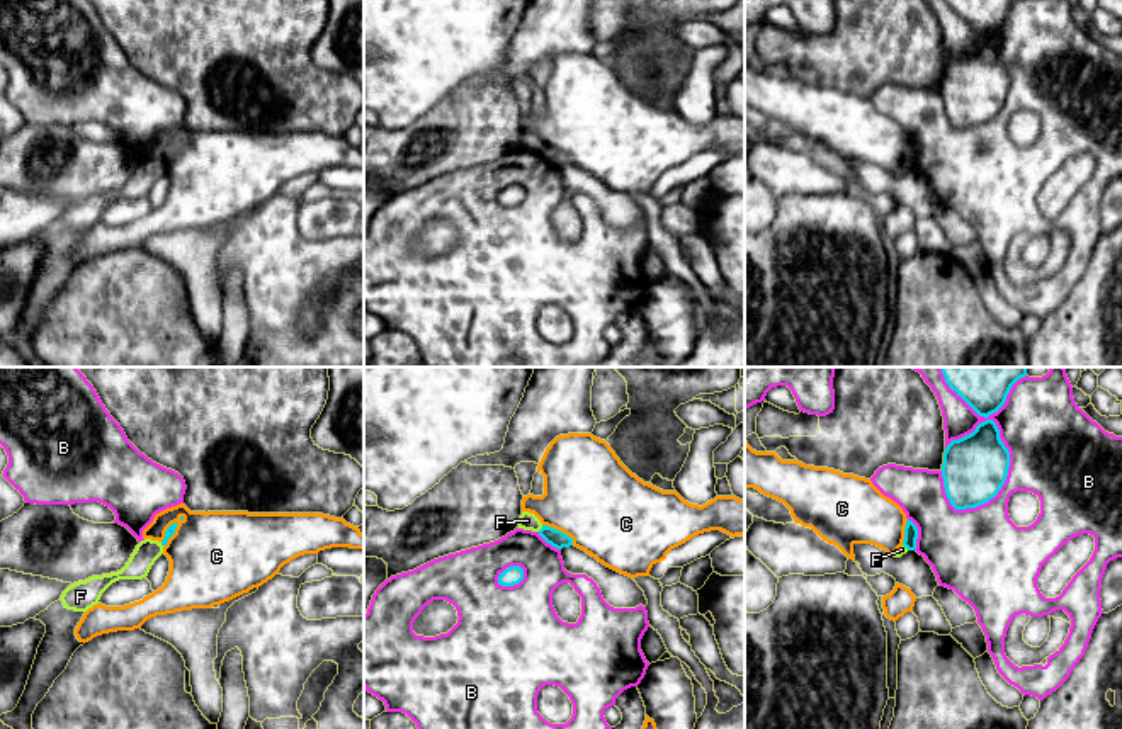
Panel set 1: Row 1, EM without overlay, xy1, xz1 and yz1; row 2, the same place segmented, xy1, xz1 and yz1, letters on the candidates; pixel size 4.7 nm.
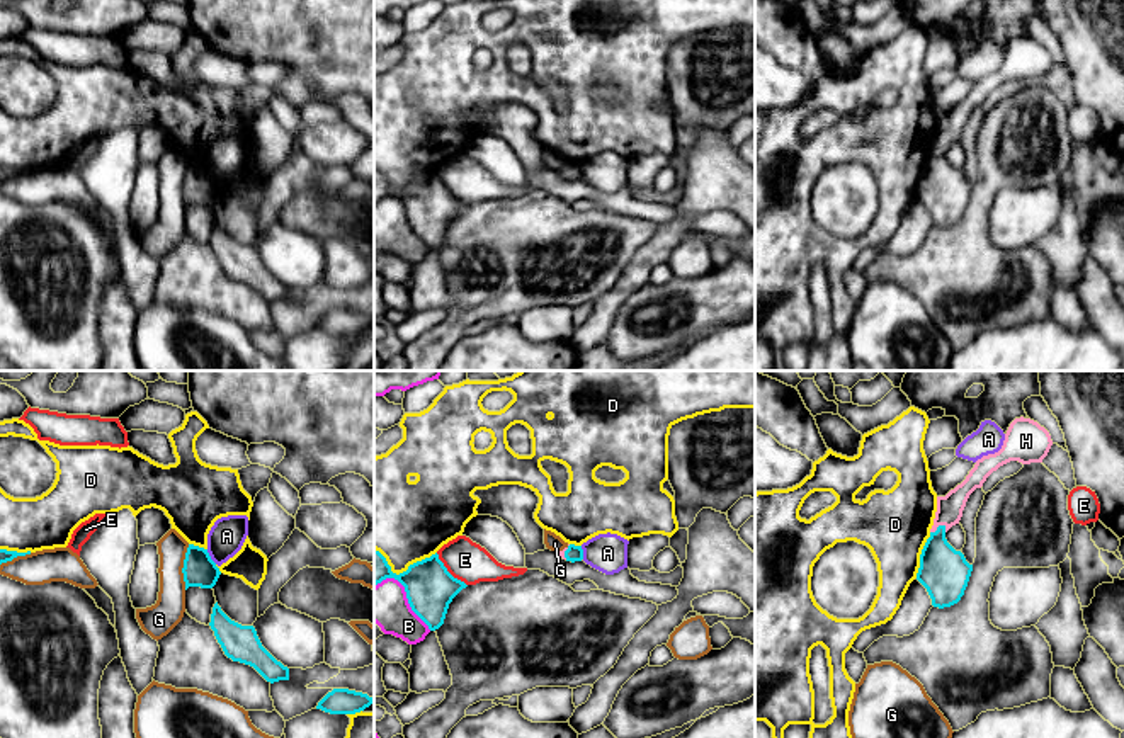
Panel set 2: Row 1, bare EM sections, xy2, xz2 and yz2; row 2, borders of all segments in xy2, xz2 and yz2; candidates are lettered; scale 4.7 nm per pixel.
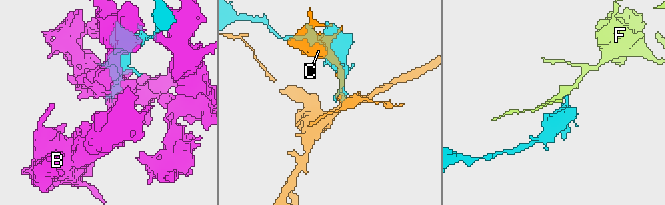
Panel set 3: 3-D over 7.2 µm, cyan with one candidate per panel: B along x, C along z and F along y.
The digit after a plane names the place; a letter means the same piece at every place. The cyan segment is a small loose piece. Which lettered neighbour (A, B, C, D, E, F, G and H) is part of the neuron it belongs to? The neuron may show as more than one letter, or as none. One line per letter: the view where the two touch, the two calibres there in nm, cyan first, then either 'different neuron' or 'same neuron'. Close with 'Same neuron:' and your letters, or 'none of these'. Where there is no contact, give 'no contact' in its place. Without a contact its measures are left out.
A: contact in xy2; calibres 160 and 170 nm; different neuron
B: contact in yz1; calibres 300 and 420 nm; different neuron
C: contact in xz1; calibres 80 and 440 nm; different neuron
D: contact in xz2; calibres 220 and 380 nm; different neuron
E: contact in xz2; calibres 220 and 190 nm; different neuron
F: contact in xz1; calibres 80 and 80 nm; different neuron
G: contact in xy2; calibres 160 and 150 nm; different neuron
H: contact in yz2; calibres 240 and 130 nm; same neuron
Same neuron: H

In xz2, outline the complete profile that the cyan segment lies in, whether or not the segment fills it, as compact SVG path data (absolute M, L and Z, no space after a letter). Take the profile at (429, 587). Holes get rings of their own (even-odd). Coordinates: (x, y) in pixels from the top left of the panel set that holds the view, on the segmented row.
M374 549L374 587L386 578L395 578L405 587L412 610L430 631L444 624L449 604L468 587L447 571L437 553L396 575L391 571L386 558Z

